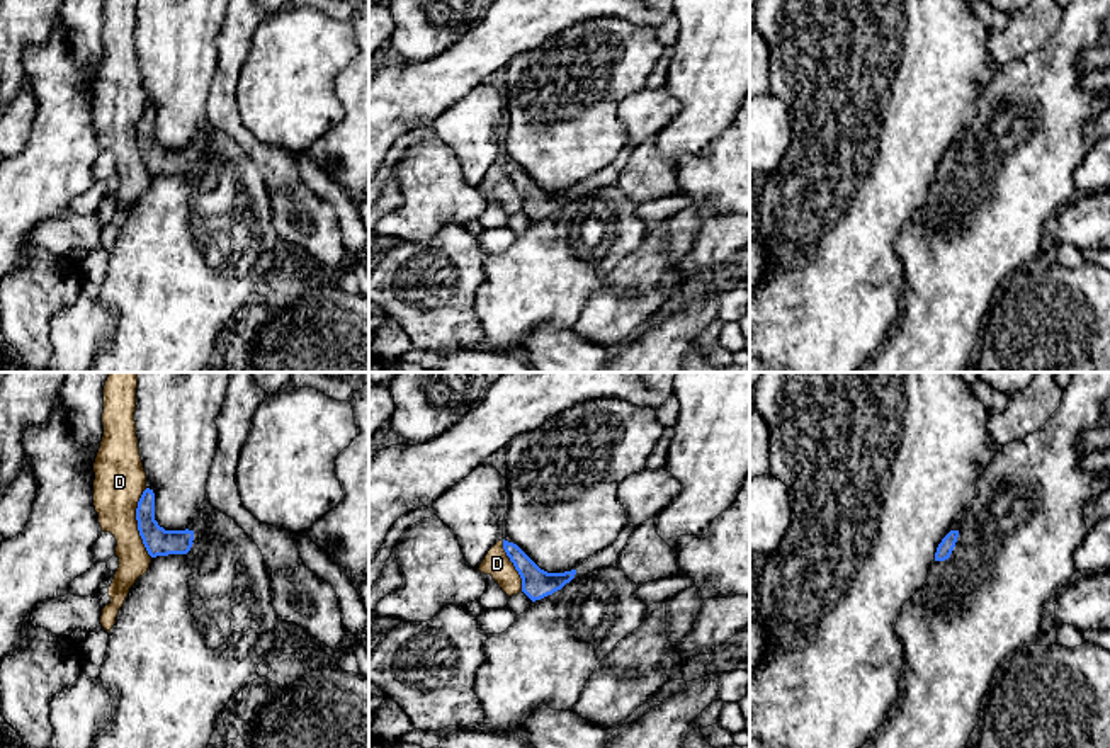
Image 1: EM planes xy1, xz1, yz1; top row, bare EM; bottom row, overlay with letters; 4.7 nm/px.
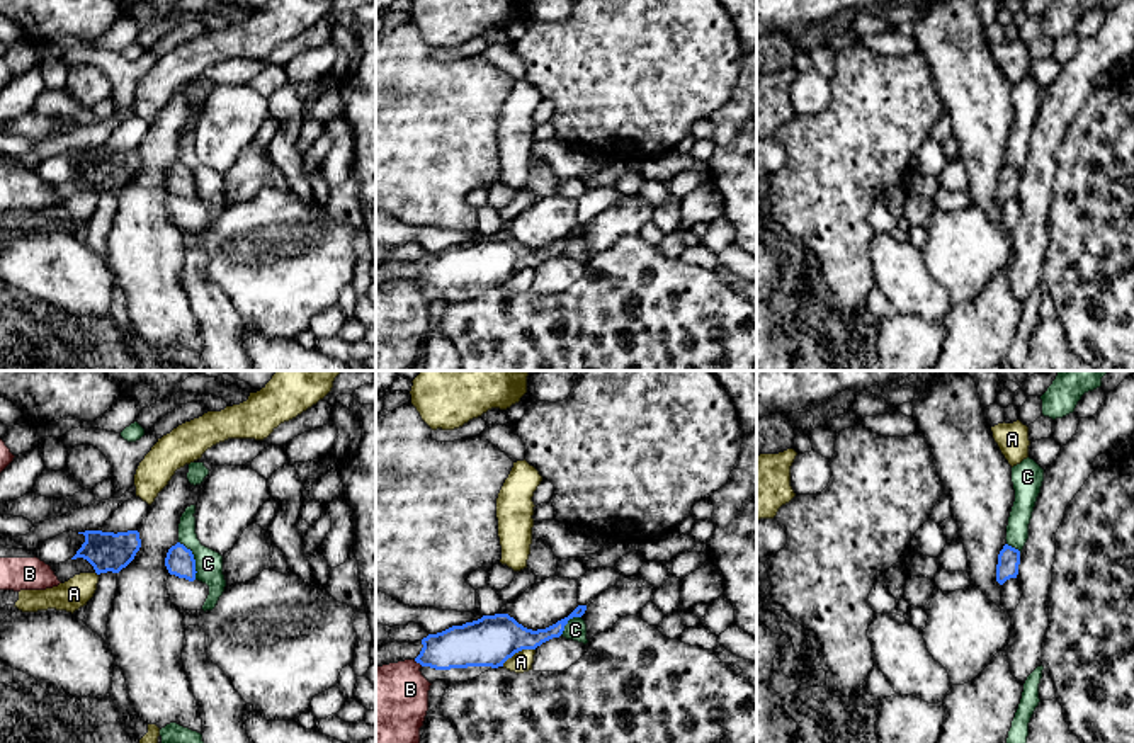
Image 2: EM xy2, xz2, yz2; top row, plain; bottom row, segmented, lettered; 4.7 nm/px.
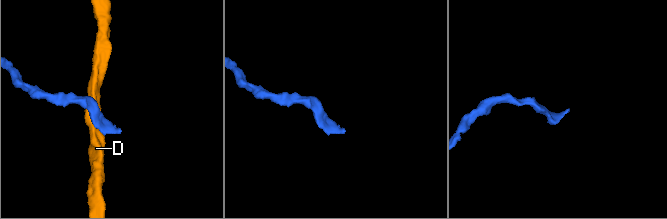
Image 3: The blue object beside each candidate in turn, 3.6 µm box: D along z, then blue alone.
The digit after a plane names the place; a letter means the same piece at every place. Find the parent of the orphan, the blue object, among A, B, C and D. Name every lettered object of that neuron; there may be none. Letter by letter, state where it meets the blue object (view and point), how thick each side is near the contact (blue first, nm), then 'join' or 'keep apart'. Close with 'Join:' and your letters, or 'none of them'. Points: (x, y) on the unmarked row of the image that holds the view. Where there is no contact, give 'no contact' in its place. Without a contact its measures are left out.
A: xz2 (517, 271) | 240/100 nm | keep apart
B: xz2 (419, 281) | 200/360 nm | keep apart
C: xy2 (194, 179) | 140/130 nm | keep apart
D: xy1 (138, 141) | 130/240 nm | keep apart
Join: none of them

